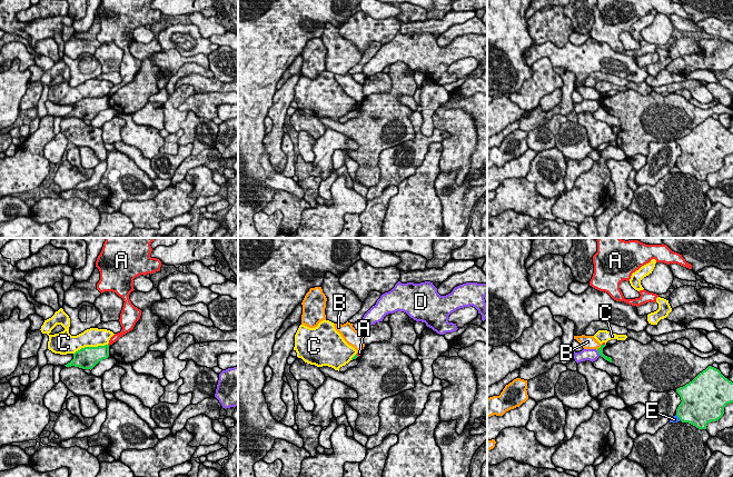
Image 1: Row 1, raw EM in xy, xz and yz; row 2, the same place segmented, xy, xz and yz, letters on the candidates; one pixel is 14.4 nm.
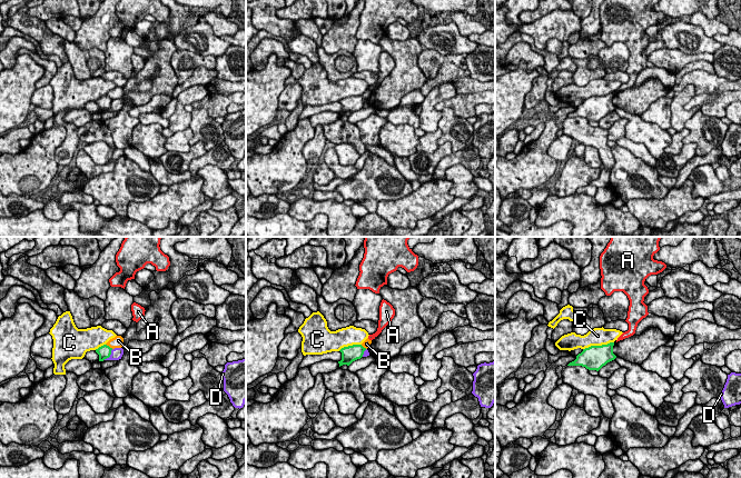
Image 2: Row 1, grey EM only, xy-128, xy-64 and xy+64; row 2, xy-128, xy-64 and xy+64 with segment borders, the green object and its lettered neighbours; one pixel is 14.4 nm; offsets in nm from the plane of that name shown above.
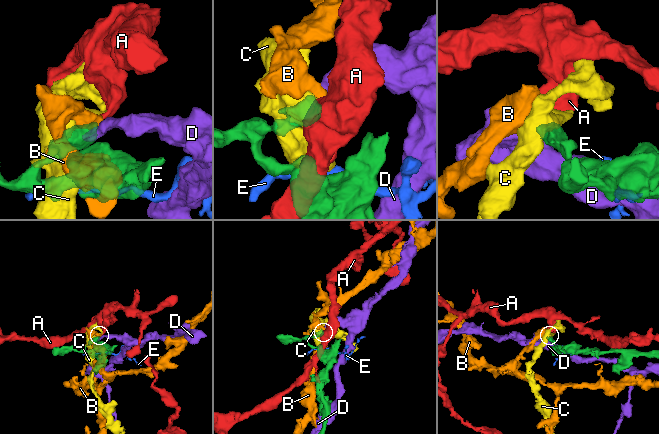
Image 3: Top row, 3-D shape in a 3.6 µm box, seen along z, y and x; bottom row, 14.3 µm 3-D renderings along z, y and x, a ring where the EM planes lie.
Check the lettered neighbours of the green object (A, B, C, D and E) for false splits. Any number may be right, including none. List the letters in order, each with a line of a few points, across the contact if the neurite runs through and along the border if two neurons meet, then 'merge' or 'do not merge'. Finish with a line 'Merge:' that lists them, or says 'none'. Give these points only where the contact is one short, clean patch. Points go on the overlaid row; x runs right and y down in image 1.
A: line yz (605, 344), (602, 345); do not merge
B: line yz (601, 345), (596, 349); do not merge
C: do not merge
D: line yz (596, 350), (600, 355); do not merge
E: do not merge
Merge: none

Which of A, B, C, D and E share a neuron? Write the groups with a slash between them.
A / B / C / D / E

